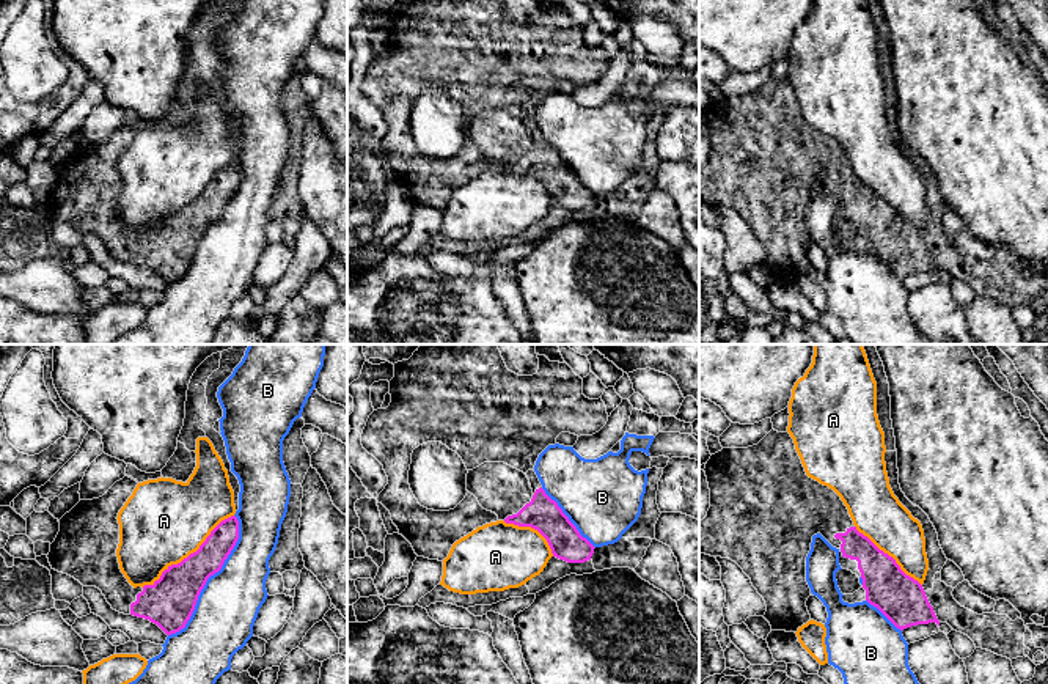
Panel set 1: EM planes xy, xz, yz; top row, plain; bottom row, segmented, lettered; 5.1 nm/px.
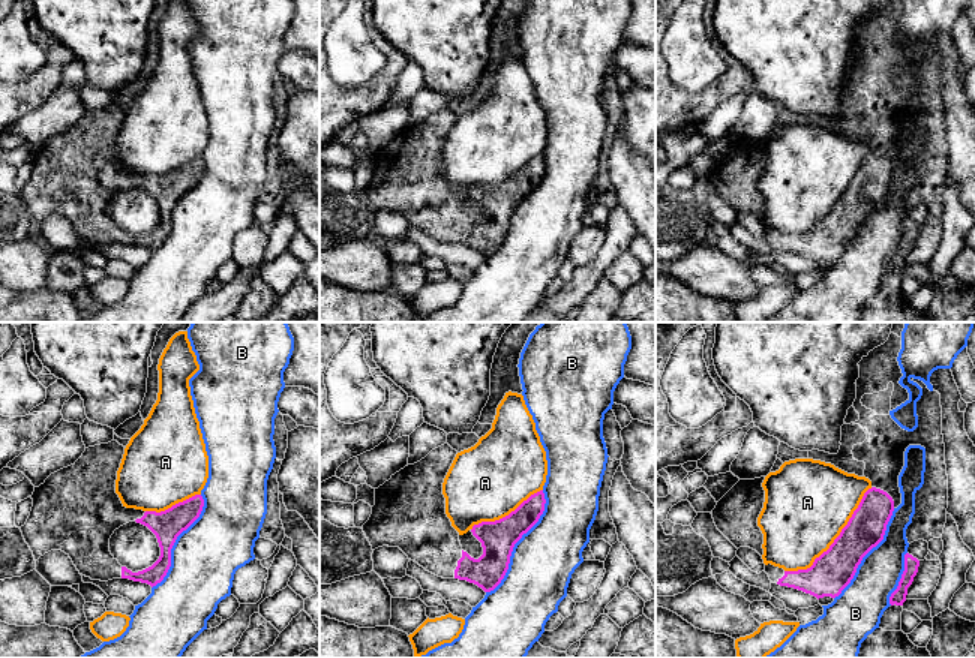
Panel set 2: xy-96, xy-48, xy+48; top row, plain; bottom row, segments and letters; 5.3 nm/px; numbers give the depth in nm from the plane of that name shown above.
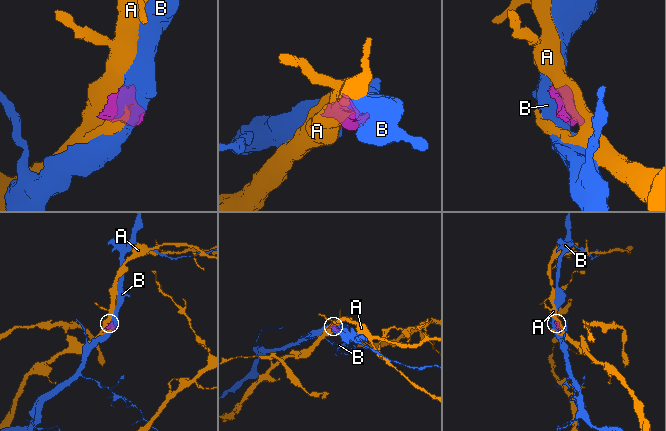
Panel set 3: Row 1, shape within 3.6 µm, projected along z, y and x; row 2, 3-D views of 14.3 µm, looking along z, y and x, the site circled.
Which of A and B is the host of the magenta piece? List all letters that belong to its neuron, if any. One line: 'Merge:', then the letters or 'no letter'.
Merge: no letter

